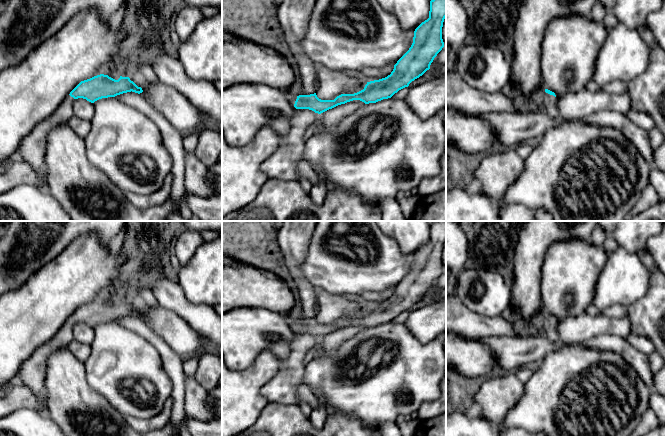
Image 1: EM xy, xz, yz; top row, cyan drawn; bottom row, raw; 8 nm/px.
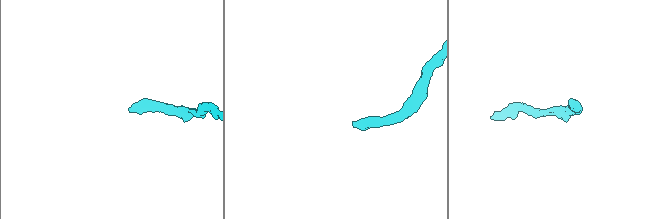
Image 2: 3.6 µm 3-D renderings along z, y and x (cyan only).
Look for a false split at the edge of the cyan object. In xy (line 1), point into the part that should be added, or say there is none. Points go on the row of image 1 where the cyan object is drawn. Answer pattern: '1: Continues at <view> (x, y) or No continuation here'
1: Continues at xy (33, 146)

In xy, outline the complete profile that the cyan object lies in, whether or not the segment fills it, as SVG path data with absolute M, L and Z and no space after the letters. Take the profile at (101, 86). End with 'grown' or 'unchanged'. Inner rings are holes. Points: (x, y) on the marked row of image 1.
M100 74L90 79L81 81L59 105L57 110L48 118L37 124L32 131L24 137L18 150L22 154L22 161L27 162L33 169L40 172L46 171L45 151L47 134L61 124L68 123L73 116L73 101L78 98L95 101L115 97L127 92L142 93L129 77L122 77L115 80L108 75Z | grown

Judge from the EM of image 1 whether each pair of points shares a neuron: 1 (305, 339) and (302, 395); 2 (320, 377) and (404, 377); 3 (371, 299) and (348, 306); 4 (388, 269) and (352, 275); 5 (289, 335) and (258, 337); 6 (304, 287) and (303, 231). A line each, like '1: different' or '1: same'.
1: different
2: same
3: different
4: same
5: same
6: same

